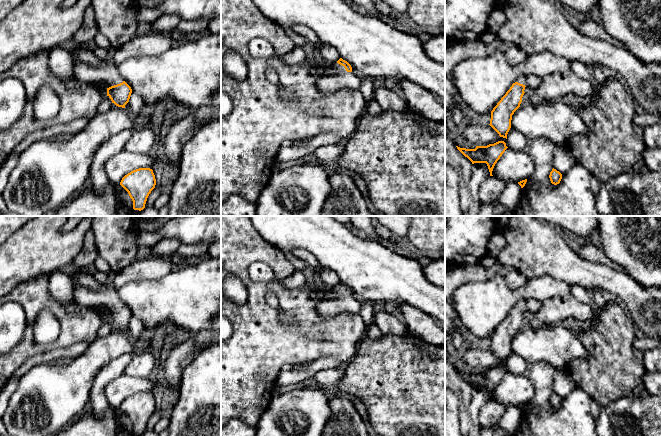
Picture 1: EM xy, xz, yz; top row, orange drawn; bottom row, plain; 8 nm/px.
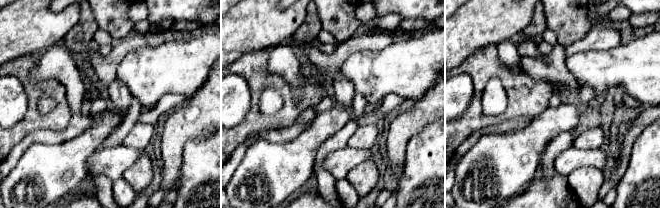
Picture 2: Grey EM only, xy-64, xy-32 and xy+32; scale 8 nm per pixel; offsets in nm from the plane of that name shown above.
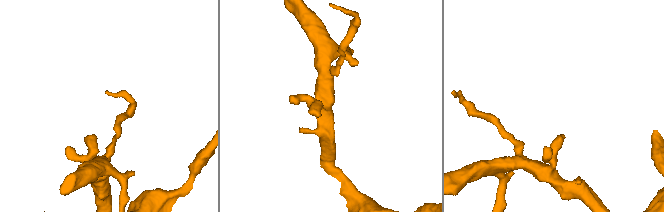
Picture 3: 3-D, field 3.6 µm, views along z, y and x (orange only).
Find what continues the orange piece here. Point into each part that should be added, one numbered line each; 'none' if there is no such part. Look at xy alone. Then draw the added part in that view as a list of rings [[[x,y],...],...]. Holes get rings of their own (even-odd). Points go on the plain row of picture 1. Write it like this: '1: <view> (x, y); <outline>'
1: xy (106, 300); [[[110,271],[102,291],[92,291],[83,286],[76,285],[74,302],[86,308],[97,308],[104,312],[122,307],[124,304],[119,299],[118,291],[113,288],[115,273]]]

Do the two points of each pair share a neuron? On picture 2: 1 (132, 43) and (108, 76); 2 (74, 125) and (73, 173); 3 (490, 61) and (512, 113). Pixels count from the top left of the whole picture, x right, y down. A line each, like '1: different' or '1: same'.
1: same
2: different
3: same

